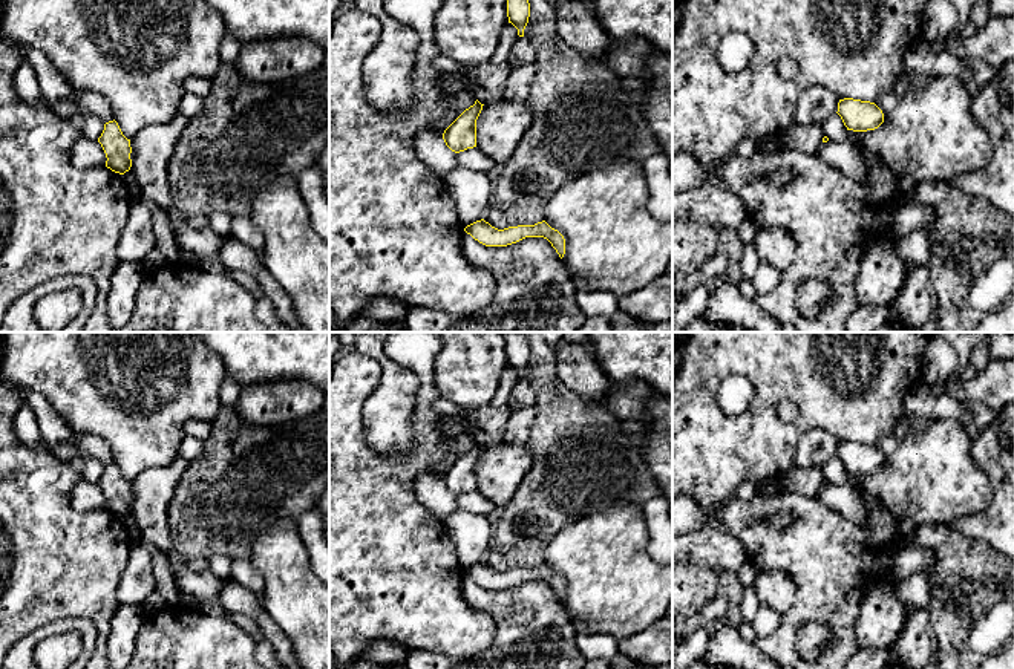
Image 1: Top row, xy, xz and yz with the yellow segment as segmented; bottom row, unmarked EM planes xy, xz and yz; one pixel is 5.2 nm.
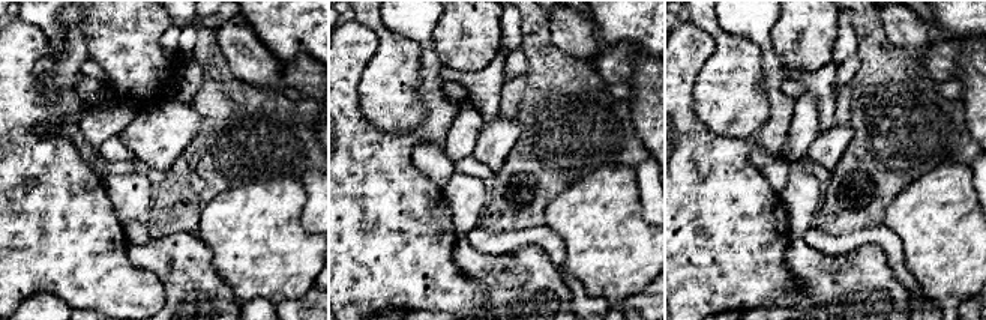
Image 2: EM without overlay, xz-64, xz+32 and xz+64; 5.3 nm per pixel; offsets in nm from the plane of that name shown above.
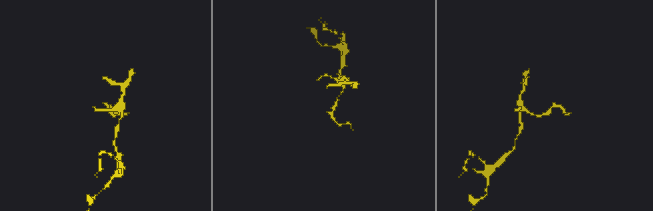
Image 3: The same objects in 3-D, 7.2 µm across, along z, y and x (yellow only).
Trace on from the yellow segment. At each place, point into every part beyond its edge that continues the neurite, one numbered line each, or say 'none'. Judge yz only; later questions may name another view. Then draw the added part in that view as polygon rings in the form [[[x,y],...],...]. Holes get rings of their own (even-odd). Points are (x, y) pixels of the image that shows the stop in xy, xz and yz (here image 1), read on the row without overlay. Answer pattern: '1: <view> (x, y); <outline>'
none

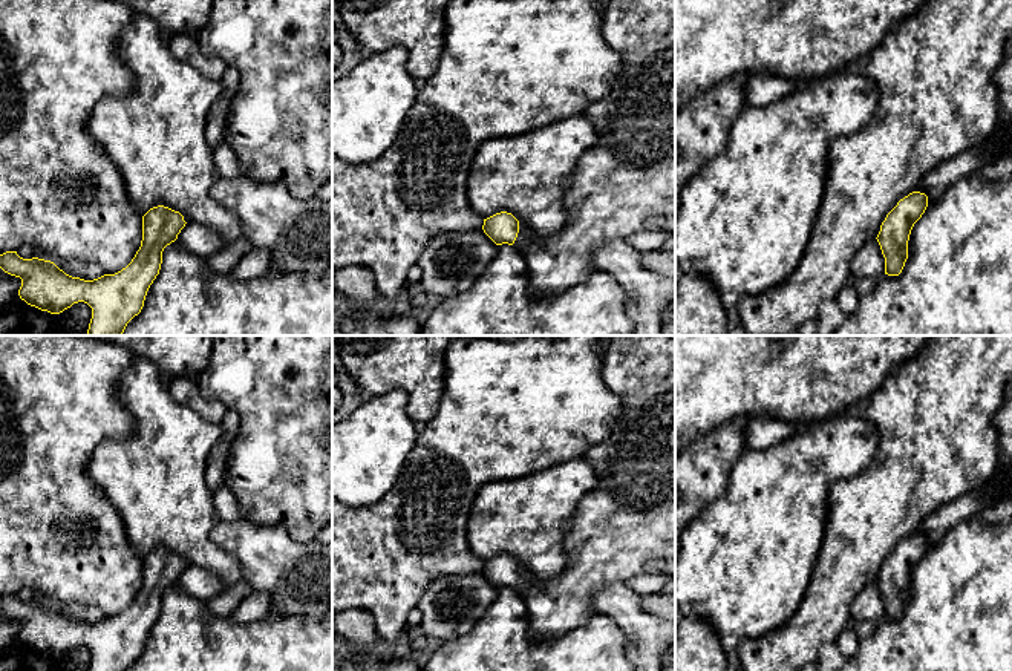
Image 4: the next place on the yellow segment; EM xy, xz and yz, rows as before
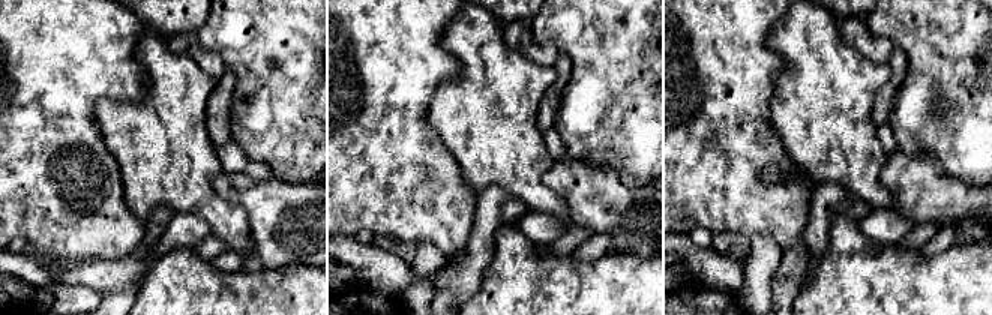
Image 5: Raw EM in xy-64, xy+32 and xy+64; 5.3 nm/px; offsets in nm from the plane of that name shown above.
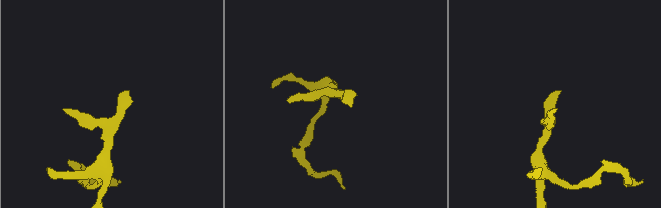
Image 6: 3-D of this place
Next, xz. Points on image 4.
1: xz (625, 527); [[[611,336],[611,343],[605,349],[603,378],[622,400],[620,415],[614,423],[608,438],[594,447],[589,447],[583,460],[593,467],[596,475],[596,489],[585,495],[571,521],[571,529],[565,536],[566,562],[563,571],[553,579],[539,579],[527,568],[519,565],[519,576],[514,584],[514,591],[524,599],[530,624],[530,637],[534,640],[551,640],[573,631],[588,619],[599,614],[593,604],[594,594],[614,584],[623,584],[641,574],[666,574],[675,576],[675,340],[669,336]]]

